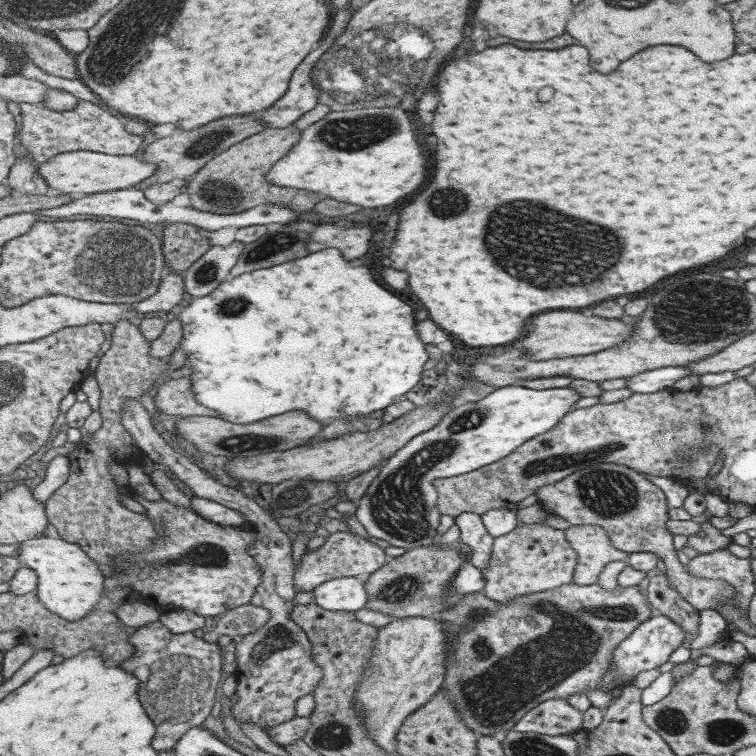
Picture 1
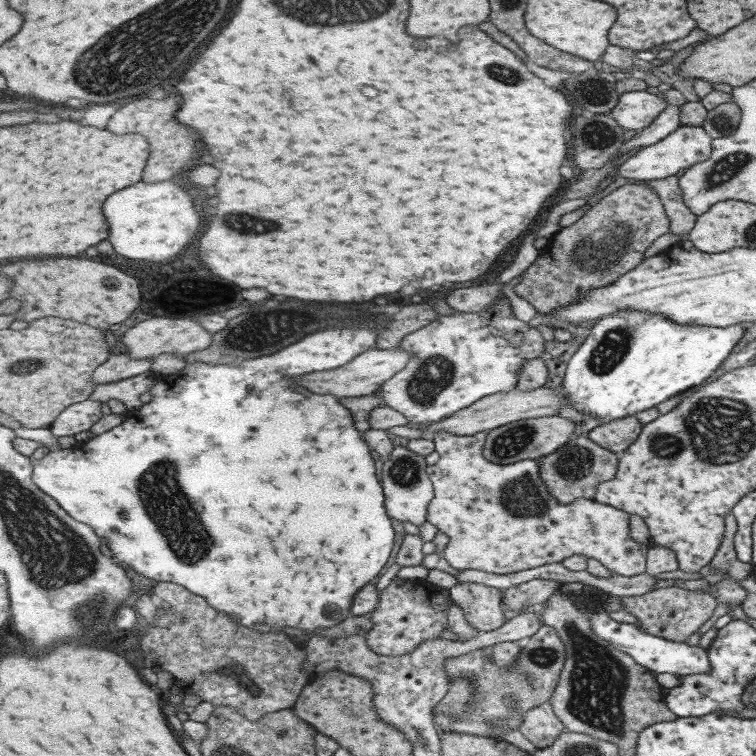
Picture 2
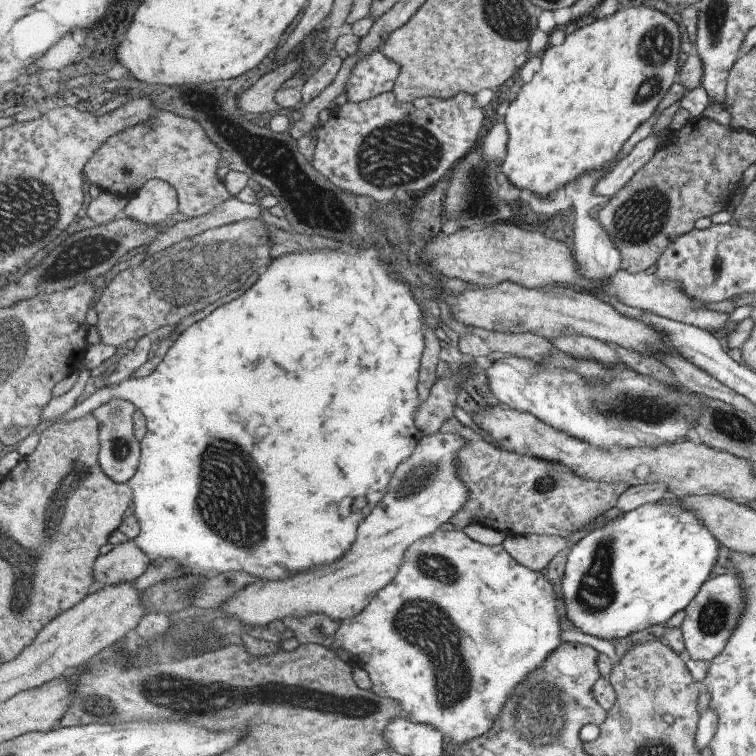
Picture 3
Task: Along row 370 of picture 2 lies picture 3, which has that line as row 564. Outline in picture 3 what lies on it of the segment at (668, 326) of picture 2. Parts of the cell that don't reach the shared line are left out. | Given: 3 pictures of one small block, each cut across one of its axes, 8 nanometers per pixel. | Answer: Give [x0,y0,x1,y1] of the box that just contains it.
[561,496,718,642]

